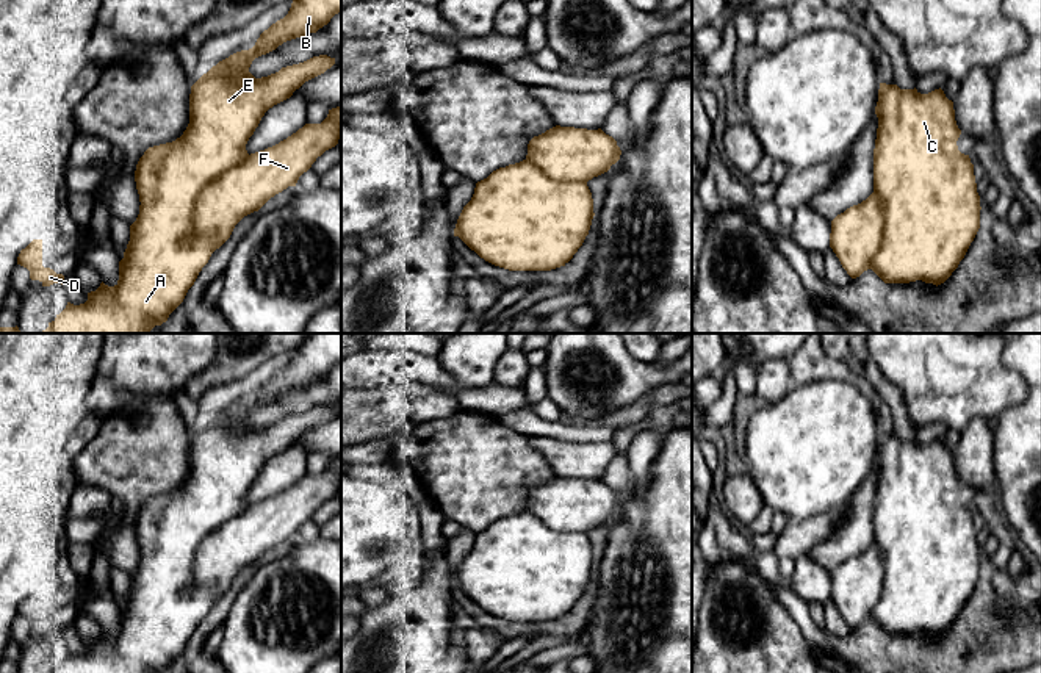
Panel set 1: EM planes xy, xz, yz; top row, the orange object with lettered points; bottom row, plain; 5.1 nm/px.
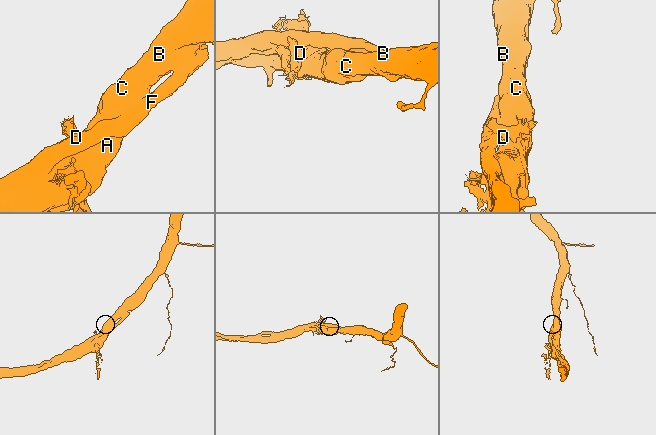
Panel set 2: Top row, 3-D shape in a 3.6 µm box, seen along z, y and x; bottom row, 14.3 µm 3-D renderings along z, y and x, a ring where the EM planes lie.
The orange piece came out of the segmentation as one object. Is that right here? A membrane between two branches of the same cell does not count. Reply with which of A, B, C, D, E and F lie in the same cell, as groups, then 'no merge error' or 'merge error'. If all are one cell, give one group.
groups A B C D E F; no merge error

